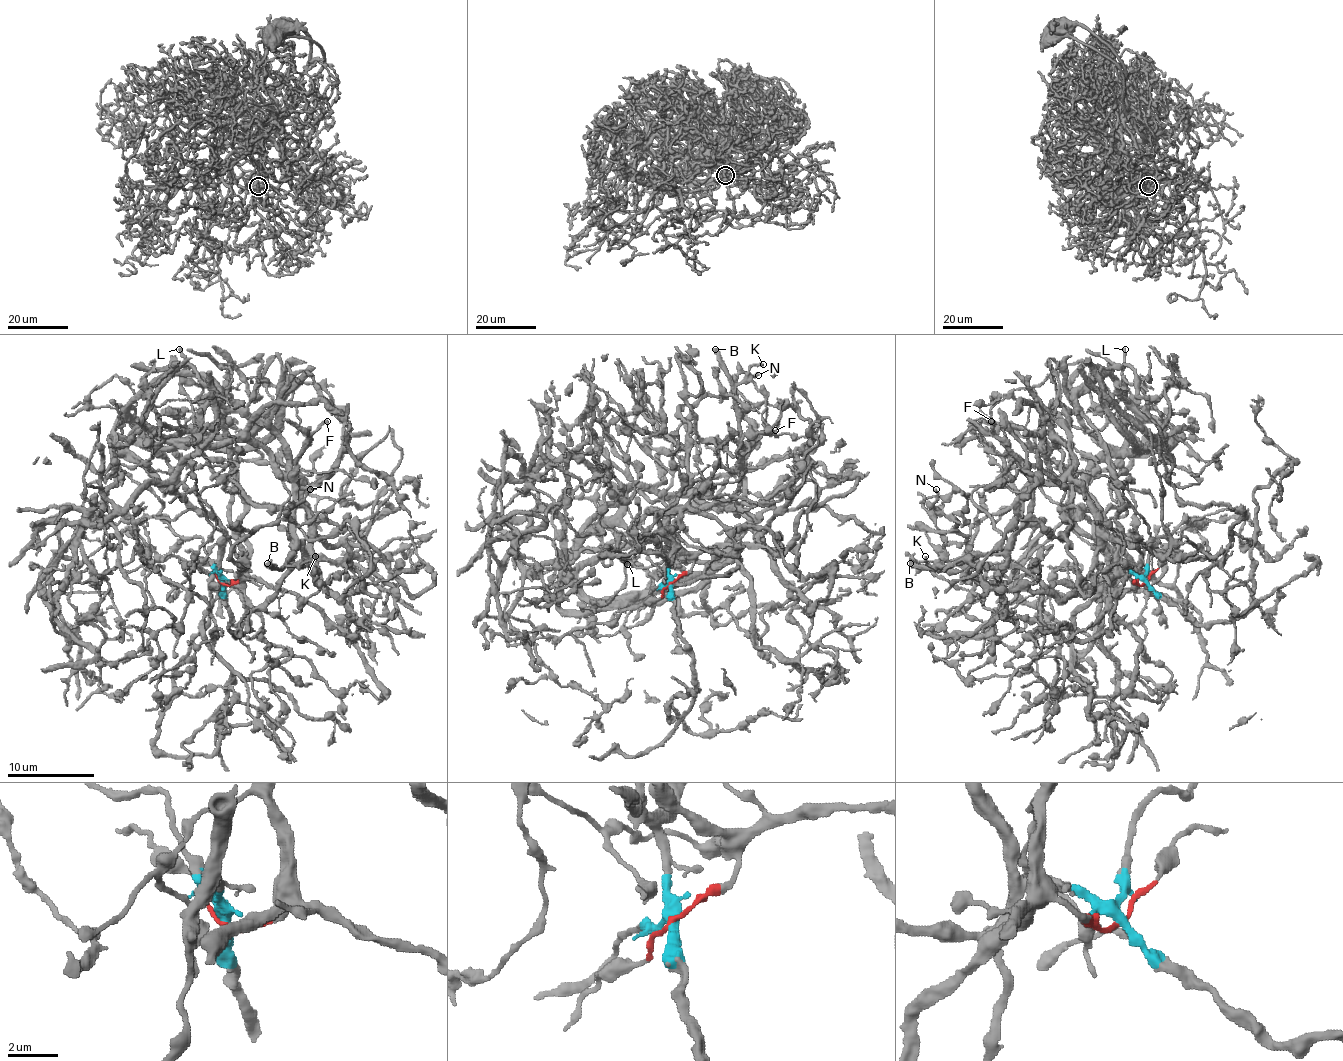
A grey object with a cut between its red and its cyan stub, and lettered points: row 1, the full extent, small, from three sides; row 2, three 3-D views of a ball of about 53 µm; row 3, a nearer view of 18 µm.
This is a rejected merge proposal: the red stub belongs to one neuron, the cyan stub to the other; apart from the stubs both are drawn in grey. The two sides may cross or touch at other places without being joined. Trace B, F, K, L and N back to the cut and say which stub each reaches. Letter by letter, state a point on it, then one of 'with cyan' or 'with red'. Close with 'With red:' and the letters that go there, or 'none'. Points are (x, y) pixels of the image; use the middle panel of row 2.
B: place (715, 349); with red
F: place (775, 430); with red
K: place (763, 364); with red
L: place (627, 564); with cyan
N: place (758, 375); with cyan
With red: B, F, K

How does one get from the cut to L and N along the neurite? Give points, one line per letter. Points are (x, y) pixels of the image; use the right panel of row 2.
L: (1145, 582), (1110, 565), (1086, 492), (1101, 460), (1171, 438), (1167, 447), (1171, 429), (1123, 375), (1125, 348)
N: (1145, 582), (1114, 569), (1099, 586), (1044, 584), (1016, 567), (983, 567), (957, 521), (933, 506), (935, 488)

